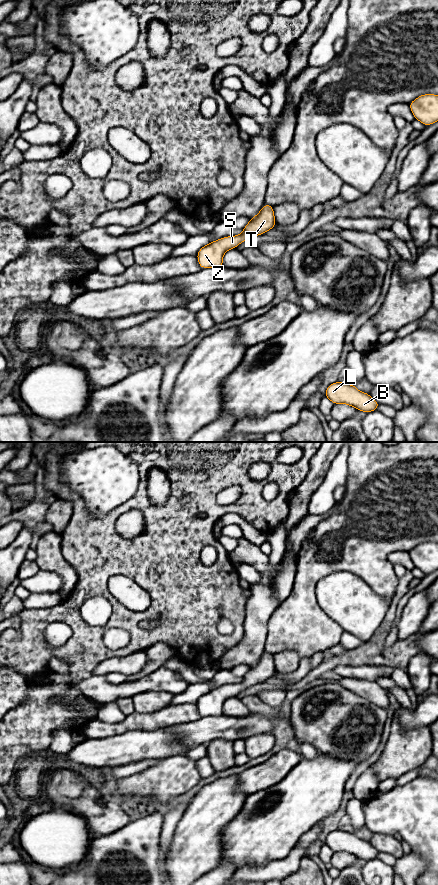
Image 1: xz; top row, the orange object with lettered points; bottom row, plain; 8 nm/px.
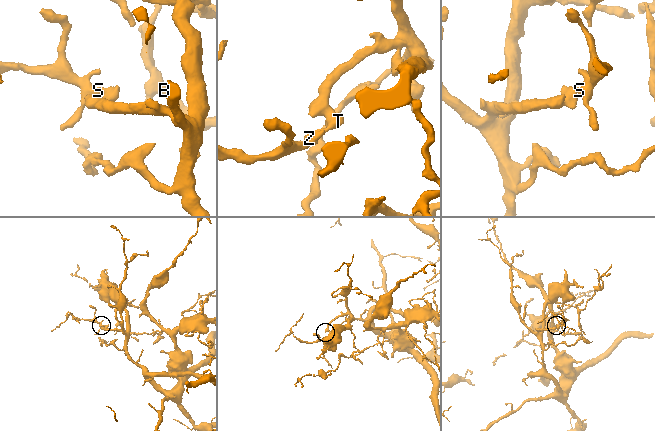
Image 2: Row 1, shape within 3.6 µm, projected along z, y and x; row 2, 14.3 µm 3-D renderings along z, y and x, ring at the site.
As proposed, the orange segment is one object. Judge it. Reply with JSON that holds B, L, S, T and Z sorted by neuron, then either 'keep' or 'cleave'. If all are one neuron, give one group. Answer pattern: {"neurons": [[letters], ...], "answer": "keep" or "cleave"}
{"neurons": [["B", "L", "S", "T", "Z"]], "answer": "keep"}

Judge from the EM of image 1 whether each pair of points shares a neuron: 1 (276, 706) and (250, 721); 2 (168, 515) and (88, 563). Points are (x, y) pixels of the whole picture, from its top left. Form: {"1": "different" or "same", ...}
{"1": "different", "2": "same"}

